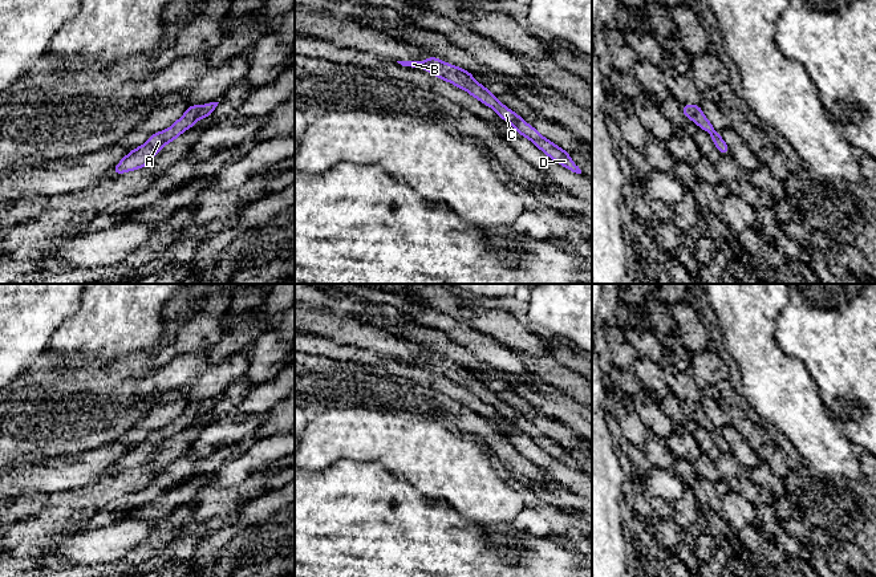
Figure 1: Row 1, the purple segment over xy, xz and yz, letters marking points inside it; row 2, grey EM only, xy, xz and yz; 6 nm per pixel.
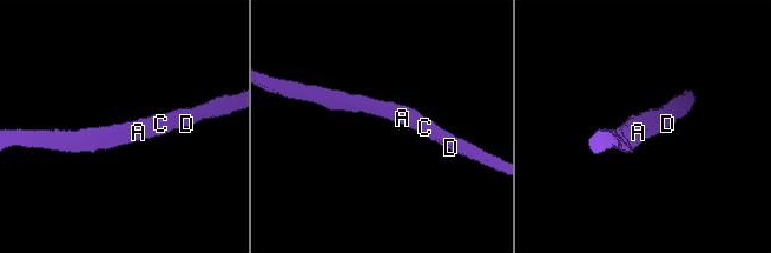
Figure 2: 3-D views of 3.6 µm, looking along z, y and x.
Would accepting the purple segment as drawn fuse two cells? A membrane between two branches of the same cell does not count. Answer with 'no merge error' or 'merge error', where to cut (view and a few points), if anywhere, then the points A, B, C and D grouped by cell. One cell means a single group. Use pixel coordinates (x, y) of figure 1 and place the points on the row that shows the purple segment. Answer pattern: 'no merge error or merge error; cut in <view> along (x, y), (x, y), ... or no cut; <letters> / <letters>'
no merge error; no cut; A B C D

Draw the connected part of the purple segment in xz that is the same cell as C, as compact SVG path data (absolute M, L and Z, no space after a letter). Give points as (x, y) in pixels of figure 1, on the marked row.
M434 56L425 61L397 61L402 66L421 68L439 80L447 81L454 86L466 90L471 97L491 107L506 122L524 138L530 139L539 150L567 170L581 174L579 166L571 159L569 153L559 147L556 143L544 138L534 126L527 123L519 114L503 105L498 96L491 94L486 85L478 84L473 73L445 62Z

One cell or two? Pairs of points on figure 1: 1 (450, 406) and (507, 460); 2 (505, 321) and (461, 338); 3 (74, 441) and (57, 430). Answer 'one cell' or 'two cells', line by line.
1: one cell
2: two cells
3: one cell

